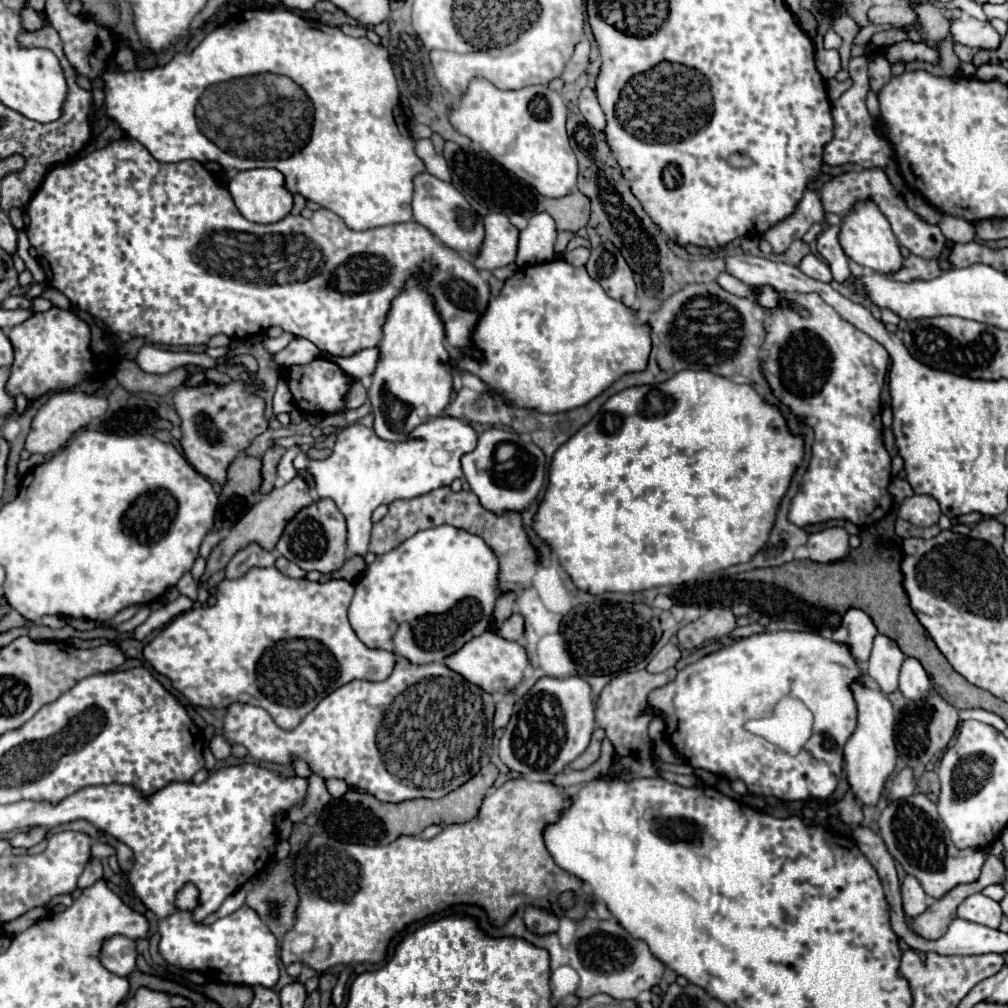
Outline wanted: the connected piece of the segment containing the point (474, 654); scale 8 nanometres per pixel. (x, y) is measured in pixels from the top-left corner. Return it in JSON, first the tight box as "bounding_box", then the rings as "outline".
{"bounding_box":[443,632,529,694],"outline":[[[483,632],[481,636],[475,636],[463,648],[459,648],[459,652],[447,656],[447,660],[443,660],[443,664],[447,664],[447,668],[461,674],[471,684],[481,686],[489,694],[495,694],[495,692],[505,694],[507,690],[515,688],[515,684],[521,680],[523,670],[527,668],[529,660],[527,660],[525,650],[517,642],[503,640],[495,632]]]}

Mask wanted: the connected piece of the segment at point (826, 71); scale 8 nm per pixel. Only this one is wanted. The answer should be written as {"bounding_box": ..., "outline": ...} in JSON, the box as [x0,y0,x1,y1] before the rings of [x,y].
{"bounding_box":[815,50,839,80],"outline":[[[819,50],[817,56],[815,56],[815,62],[817,62],[817,70],[819,74],[829,80],[837,74],[837,62],[839,62],[839,54],[837,50]]]}

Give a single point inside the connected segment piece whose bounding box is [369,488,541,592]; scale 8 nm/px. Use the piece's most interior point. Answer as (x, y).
(518, 559)

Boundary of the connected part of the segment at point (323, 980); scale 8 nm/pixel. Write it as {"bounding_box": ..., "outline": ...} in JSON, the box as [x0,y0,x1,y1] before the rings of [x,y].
{"bounding_box":[319,972,337,1006],"outline":[[[329,972],[321,974],[321,978],[319,978],[321,1006],[329,1006],[329,1002],[331,1002],[331,990],[333,990],[335,984],[337,984],[337,976],[333,976],[333,974],[329,974]]]}

